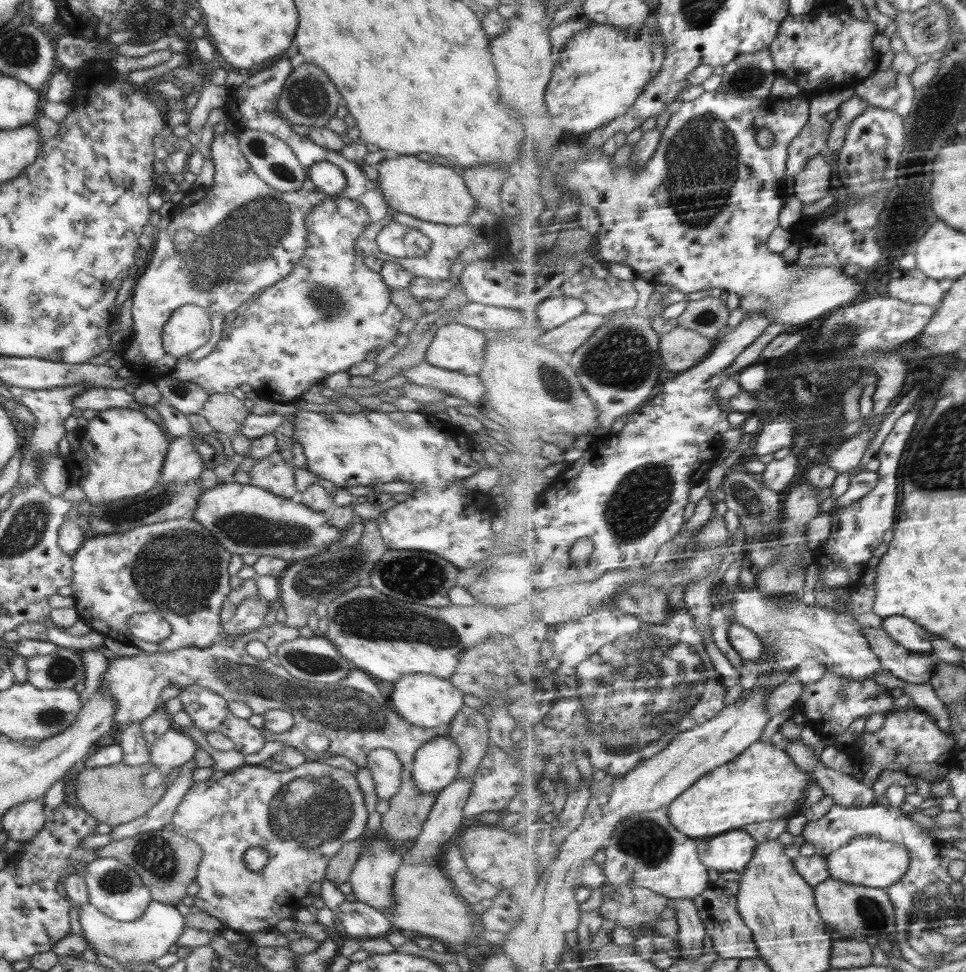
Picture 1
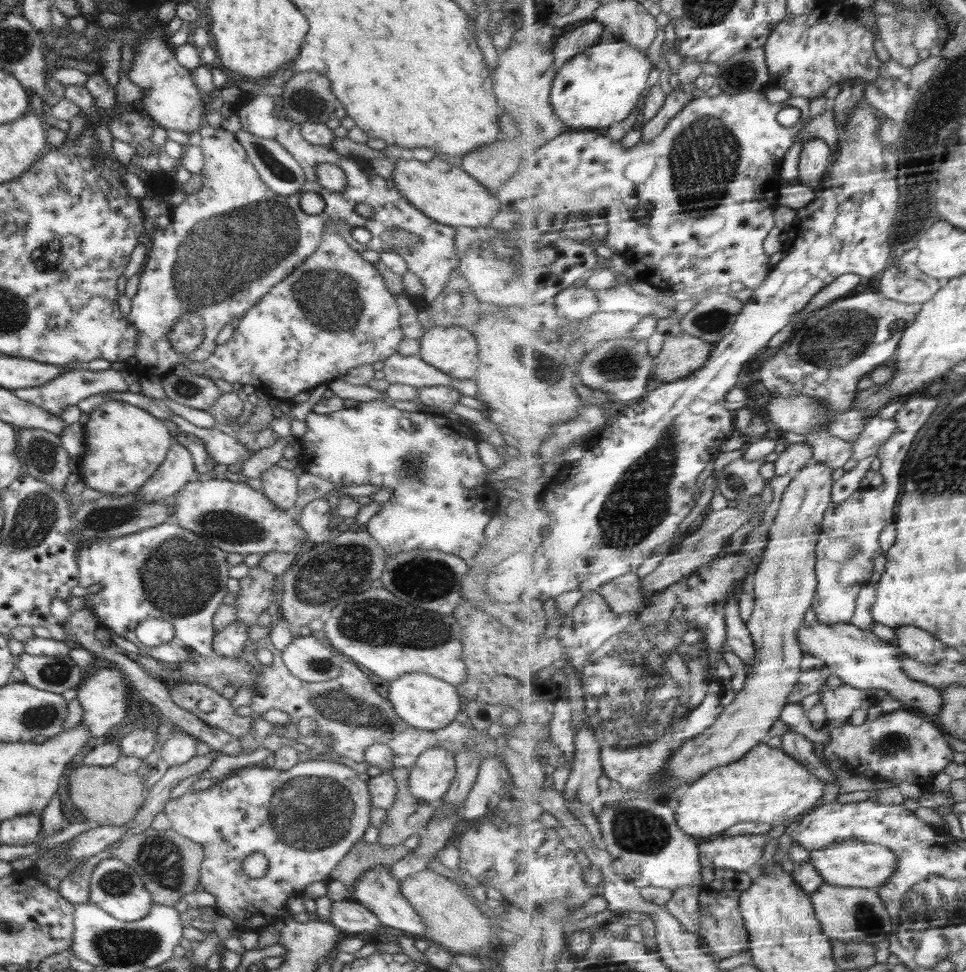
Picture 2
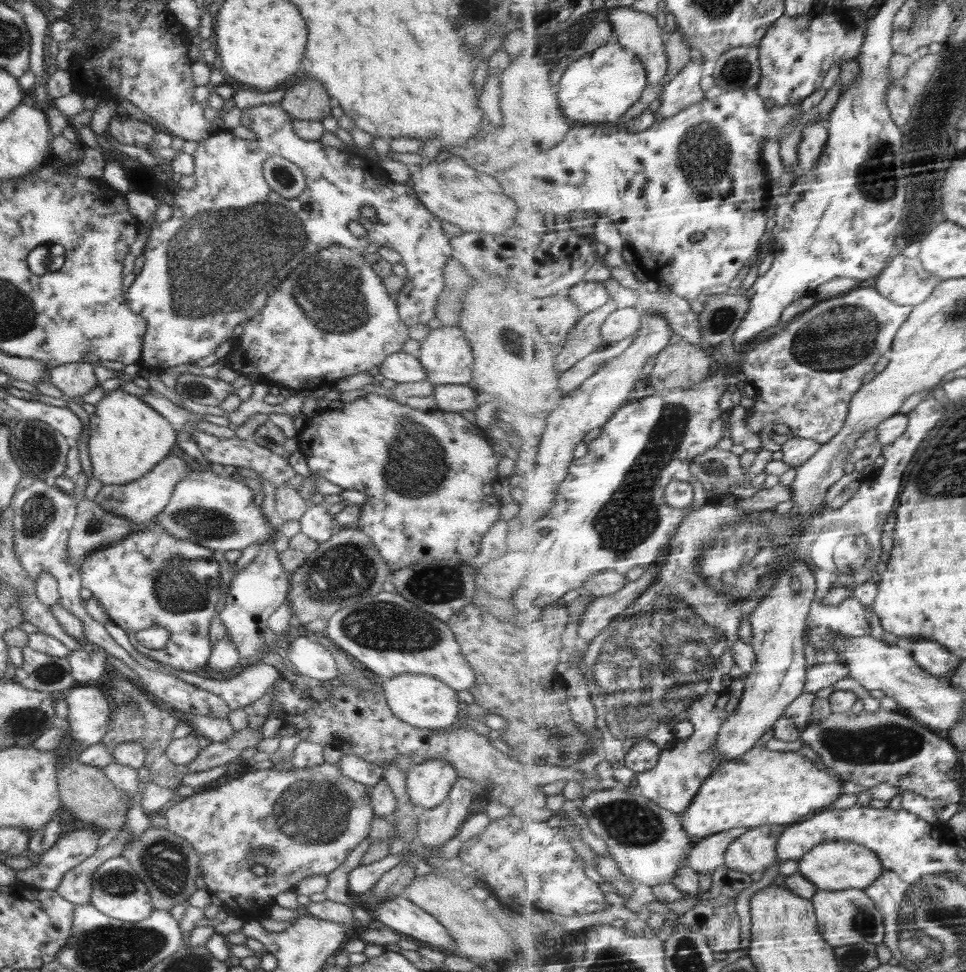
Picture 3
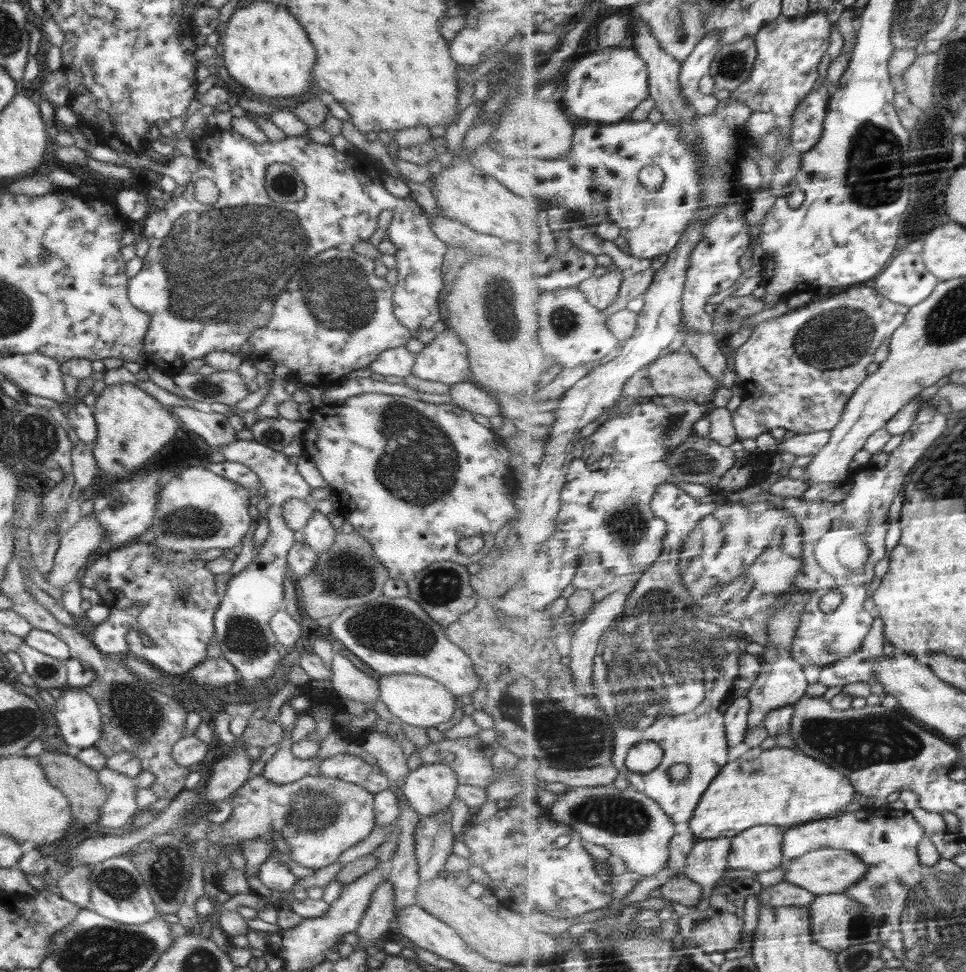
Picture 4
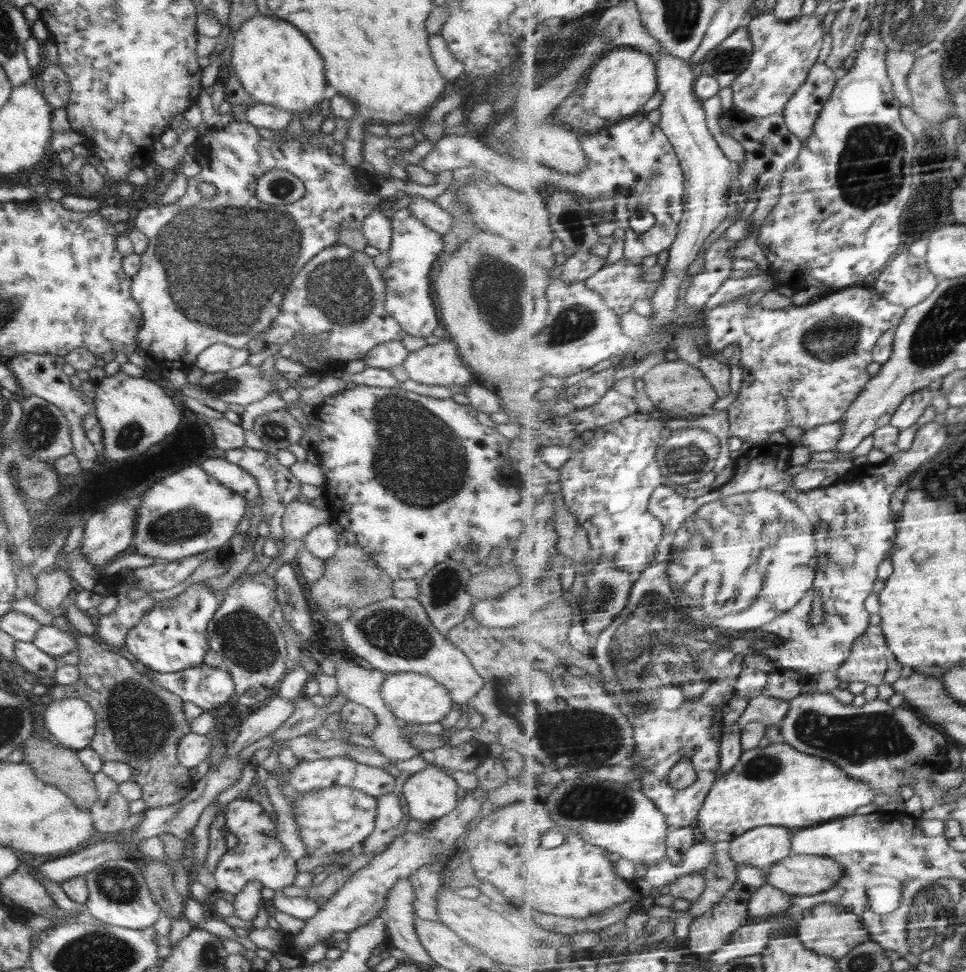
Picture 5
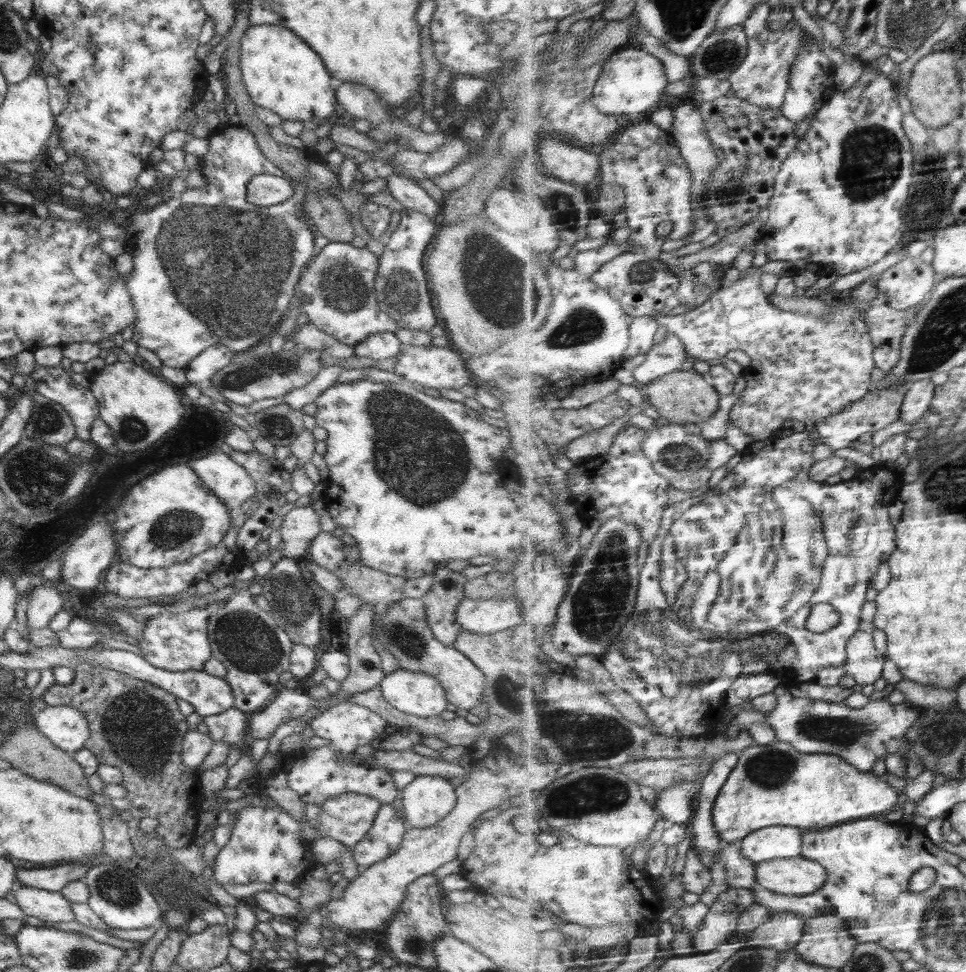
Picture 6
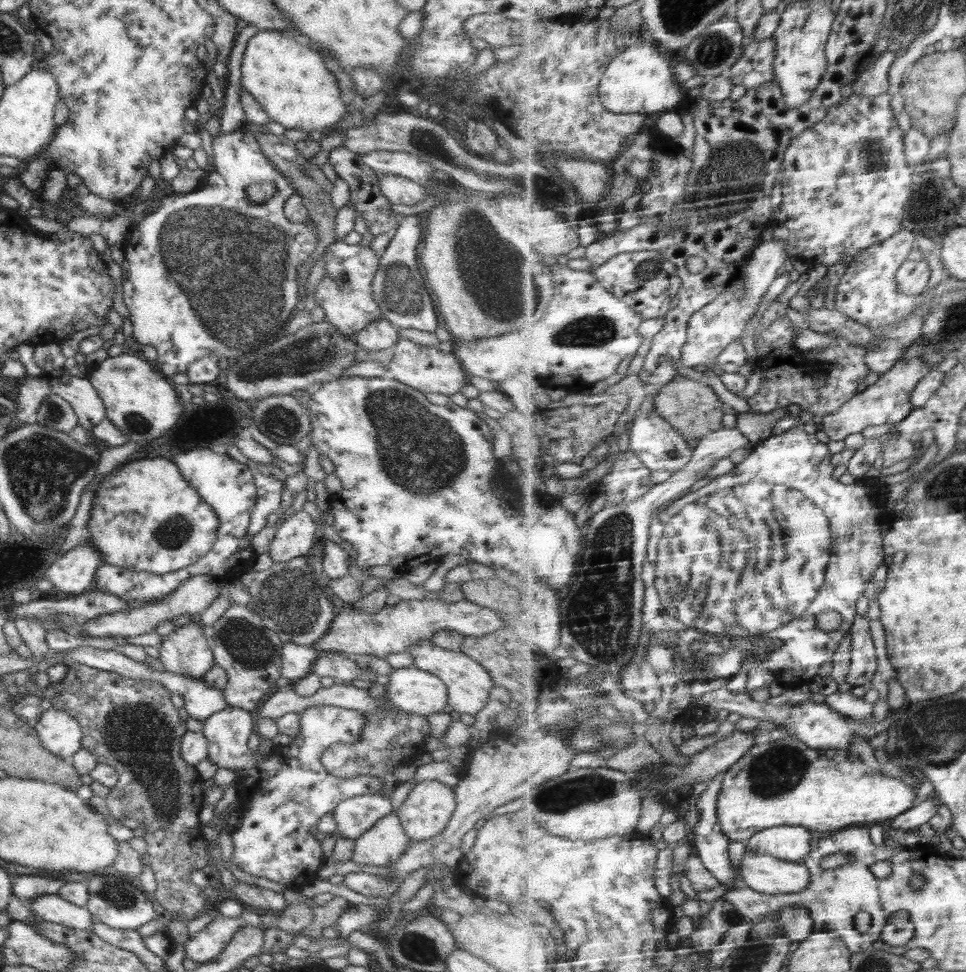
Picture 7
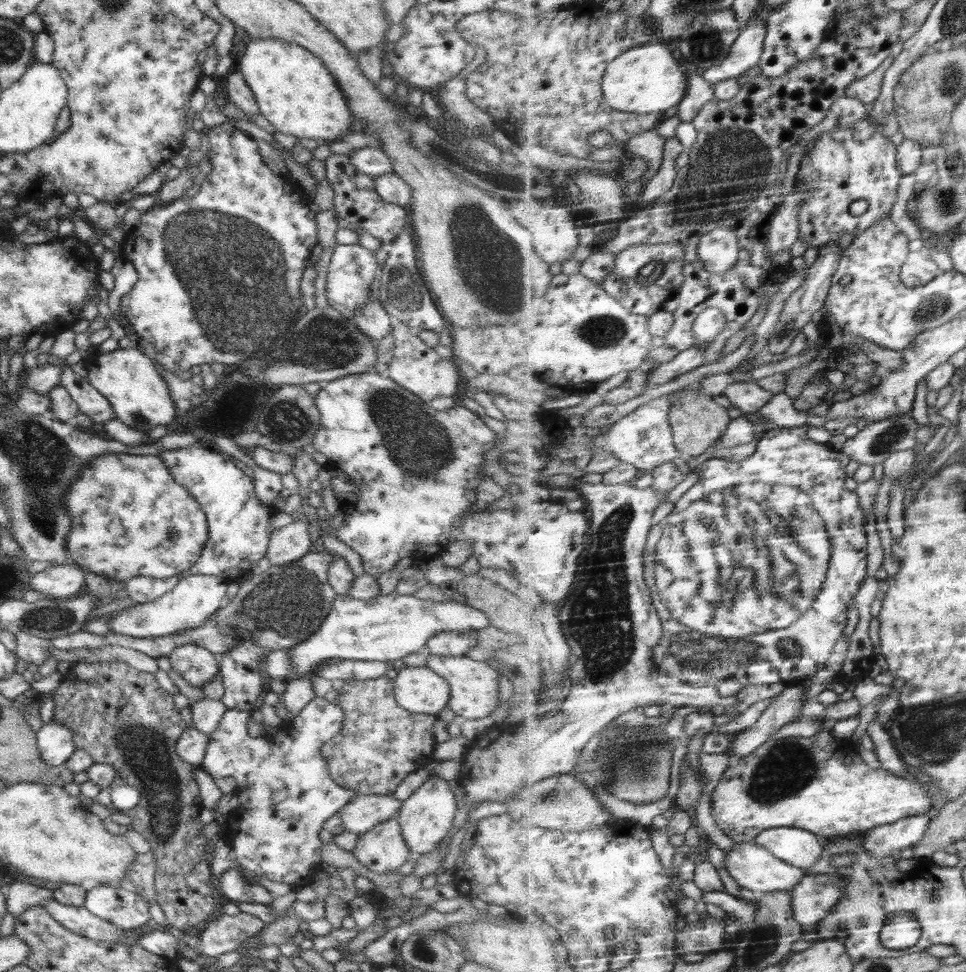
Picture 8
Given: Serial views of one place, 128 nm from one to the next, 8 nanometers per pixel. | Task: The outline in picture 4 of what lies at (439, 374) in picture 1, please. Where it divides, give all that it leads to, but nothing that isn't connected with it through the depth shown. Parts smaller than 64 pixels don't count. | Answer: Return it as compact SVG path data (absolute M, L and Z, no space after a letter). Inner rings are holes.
M406 347L388 348L374 358L368 366L374 373L384 376L400 376L406 378L412 375L412 366L414 366L414 355L406 350Z

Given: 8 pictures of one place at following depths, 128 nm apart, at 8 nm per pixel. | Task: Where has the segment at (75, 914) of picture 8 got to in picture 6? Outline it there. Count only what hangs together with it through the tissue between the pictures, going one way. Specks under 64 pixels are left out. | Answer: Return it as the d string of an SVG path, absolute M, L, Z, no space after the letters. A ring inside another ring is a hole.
M20 884L14 892L16 905L26 914L42 921L70 922L74 921L69 901L60 892L51 892Z

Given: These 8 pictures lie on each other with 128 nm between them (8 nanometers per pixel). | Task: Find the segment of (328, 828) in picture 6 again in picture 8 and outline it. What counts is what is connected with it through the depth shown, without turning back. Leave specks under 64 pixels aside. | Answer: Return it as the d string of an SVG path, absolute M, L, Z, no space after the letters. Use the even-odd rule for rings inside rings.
M358 795L356 800L352 803L347 803L341 808L340 820L342 823L340 829L348 832L354 832L354 834L361 835L374 828L374 825L384 822L398 814L398 810L402 806L402 802L396 799L393 795Z

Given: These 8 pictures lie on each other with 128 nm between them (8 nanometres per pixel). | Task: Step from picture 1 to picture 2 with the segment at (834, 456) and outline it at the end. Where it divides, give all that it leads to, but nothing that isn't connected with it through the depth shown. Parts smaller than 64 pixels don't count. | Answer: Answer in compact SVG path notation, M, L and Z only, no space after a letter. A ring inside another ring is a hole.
M874 417L869 421L868 427L861 433L861 436L853 443L855 461L862 461L880 452L882 446L892 438L898 431L898 424L895 418L882 420Z

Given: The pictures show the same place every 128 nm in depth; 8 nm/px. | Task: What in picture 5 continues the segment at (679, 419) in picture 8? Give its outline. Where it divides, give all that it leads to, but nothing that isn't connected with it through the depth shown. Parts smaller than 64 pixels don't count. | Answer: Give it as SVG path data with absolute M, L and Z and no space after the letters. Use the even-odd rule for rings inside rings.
M665 360L652 367L642 378L642 387L648 393L655 404L655 409L674 416L696 416L708 415L713 412L720 398L715 390L713 382L708 375L698 366L682 360Z

